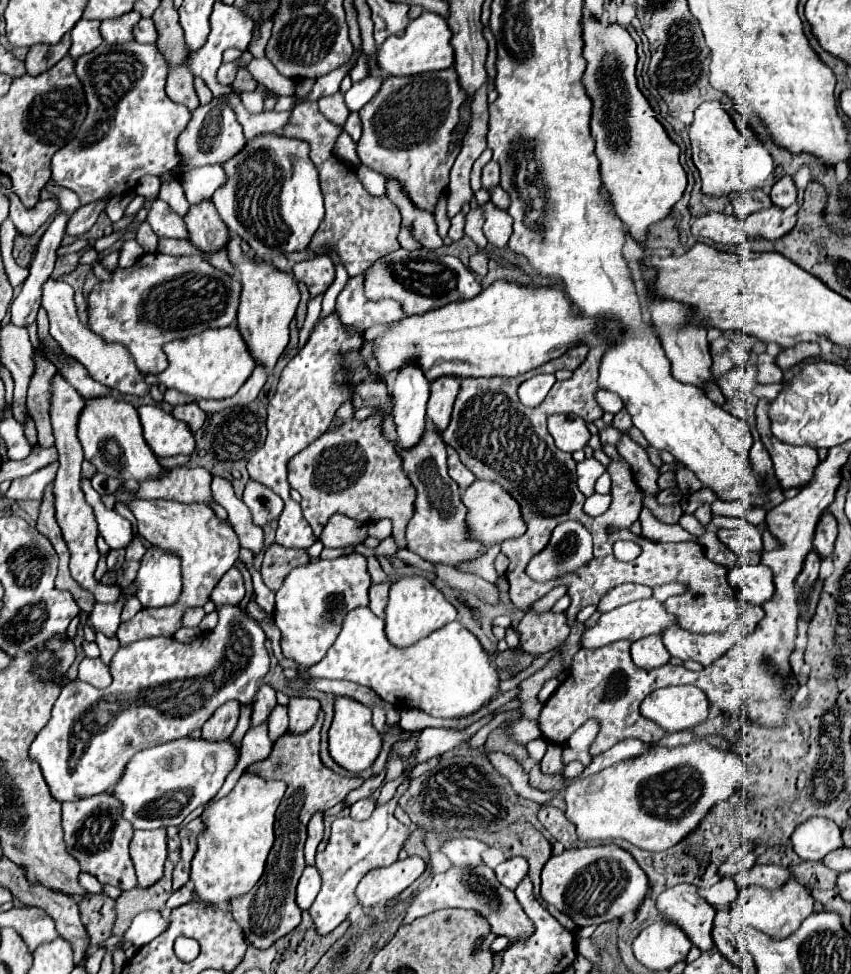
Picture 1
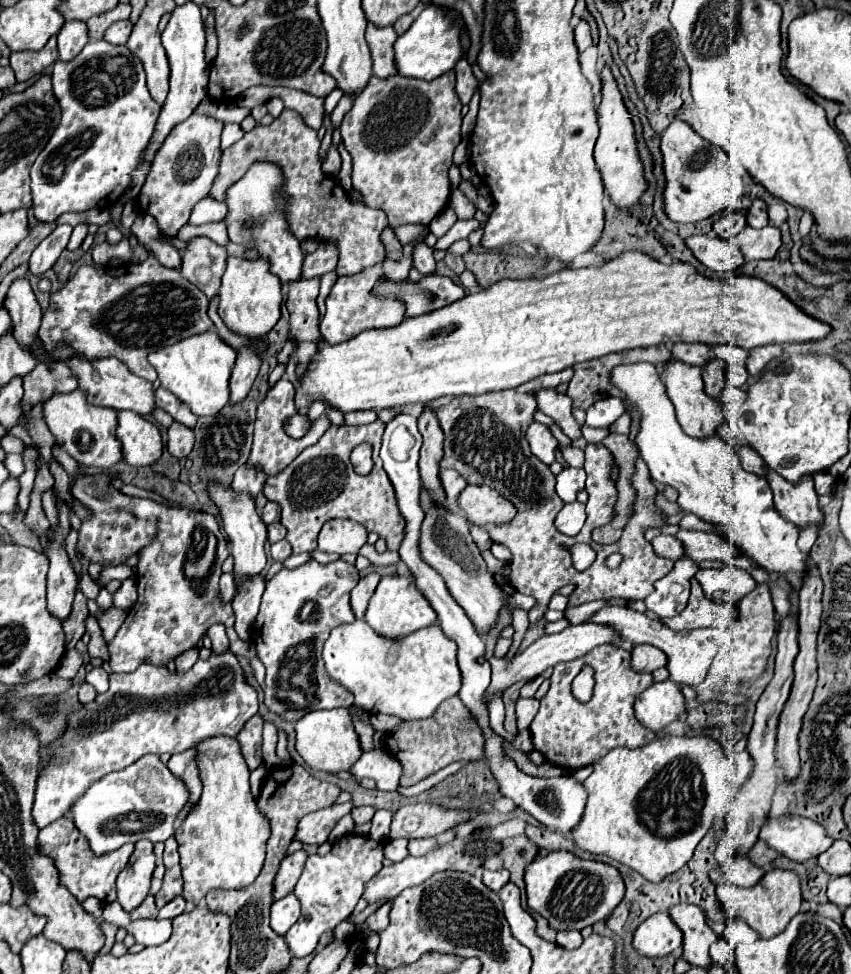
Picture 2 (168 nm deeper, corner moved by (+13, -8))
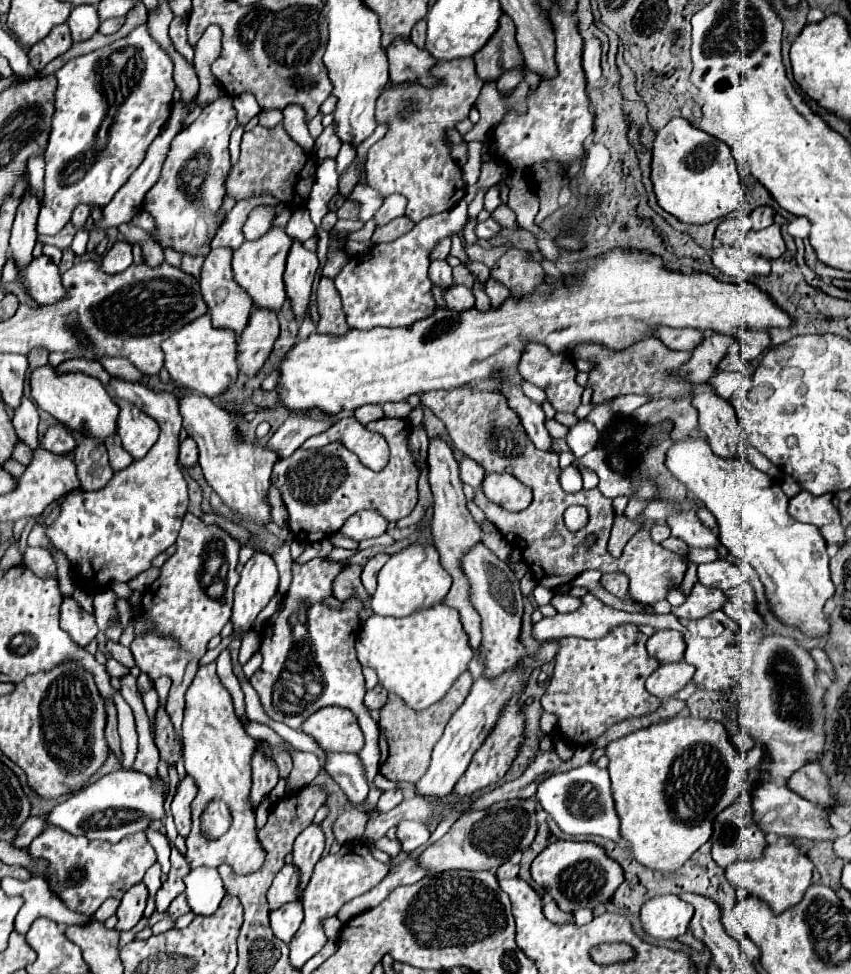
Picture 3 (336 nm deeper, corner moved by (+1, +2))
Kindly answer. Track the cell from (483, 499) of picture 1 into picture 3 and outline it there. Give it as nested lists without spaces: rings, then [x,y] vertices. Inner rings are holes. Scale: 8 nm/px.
[[[508,473],[486,475],[482,489],[484,489],[484,495],[492,503],[496,503],[508,511],[522,511],[532,501],[532,491]]]

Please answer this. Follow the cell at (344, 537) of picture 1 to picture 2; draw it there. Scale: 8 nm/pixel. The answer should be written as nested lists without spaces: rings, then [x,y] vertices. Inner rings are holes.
[[[332,519],[322,527],[318,535],[318,549],[336,555],[358,553],[366,543],[366,537],[368,531],[360,527],[360,523],[348,519]]]

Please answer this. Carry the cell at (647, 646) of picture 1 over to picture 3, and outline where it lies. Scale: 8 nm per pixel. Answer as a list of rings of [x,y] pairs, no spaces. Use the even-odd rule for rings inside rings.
[[[656,631],[648,643],[648,653],[652,657],[656,657],[658,661],[660,659],[676,659],[676,661],[682,661],[682,655],[684,655],[684,639],[680,633],[676,631]]]

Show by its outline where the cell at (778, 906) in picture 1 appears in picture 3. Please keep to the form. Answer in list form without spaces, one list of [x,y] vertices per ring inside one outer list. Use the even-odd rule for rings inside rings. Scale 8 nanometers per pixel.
[[[780,837],[776,845],[768,845],[768,849],[764,851],[762,859],[758,859],[758,861],[742,859],[742,861],[732,863],[726,869],[726,879],[734,887],[744,889],[748,895],[762,899],[764,903],[770,905],[770,909],[776,915],[780,915],[786,909],[790,909],[790,907],[800,903],[804,893],[812,885],[812,873],[814,873],[812,861],[798,851],[798,847],[792,843],[792,839]]]

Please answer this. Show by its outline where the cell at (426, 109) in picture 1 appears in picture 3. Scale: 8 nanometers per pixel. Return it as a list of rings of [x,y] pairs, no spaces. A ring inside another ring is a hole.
[[[472,57],[442,61],[434,65],[430,73],[438,81],[434,87],[406,81],[382,91],[376,101],[376,123],[386,125],[388,131],[370,147],[366,161],[368,185],[382,197],[392,193],[404,195],[408,199],[406,217],[414,223],[456,207],[464,197],[466,183],[462,181],[462,169],[452,159],[446,137],[450,129],[456,129],[456,125],[468,117],[482,87]]]

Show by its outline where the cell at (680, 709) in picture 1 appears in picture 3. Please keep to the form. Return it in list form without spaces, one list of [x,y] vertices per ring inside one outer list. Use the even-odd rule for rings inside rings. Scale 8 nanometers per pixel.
[[[680,661],[680,663],[666,663],[660,669],[656,669],[648,679],[646,679],[646,689],[648,693],[656,695],[658,699],[666,701],[674,697],[688,681],[692,681],[692,665]]]

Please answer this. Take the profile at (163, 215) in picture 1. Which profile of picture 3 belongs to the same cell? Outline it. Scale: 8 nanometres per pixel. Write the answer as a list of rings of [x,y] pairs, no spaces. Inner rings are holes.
[[[182,255],[182,265],[180,265],[180,269],[184,269],[186,273],[190,273],[190,275],[194,275],[194,277],[198,277],[200,275],[200,267],[202,267],[202,261],[204,261],[204,257],[192,257],[192,255]]]

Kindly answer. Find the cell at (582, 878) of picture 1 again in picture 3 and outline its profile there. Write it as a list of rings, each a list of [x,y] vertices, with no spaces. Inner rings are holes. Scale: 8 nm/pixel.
[[[554,841],[534,859],[532,879],[552,895],[562,911],[574,913],[582,907],[596,909],[600,903],[608,903],[624,881],[624,869],[594,843]]]

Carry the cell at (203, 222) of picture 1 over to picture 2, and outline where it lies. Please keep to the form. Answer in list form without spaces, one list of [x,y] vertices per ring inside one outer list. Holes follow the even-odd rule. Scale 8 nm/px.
[[[206,237],[192,239],[188,249],[182,253],[182,275],[192,285],[196,285],[208,297],[208,301],[216,297],[224,269],[226,269],[226,247]]]

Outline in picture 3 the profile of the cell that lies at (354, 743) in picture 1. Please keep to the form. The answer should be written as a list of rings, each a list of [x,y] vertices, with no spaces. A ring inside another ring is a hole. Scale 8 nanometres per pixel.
[[[324,707],[302,723],[302,731],[330,753],[360,753],[364,735],[350,709]]]

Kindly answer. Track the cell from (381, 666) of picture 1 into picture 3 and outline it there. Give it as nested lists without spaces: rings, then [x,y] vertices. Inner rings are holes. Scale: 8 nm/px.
[[[440,603],[430,609],[416,611],[408,617],[382,617],[382,615],[370,615],[360,631],[360,637],[356,639],[356,657],[362,667],[370,667],[376,671],[380,685],[398,697],[406,701],[416,711],[428,709],[436,701],[440,701],[452,683],[468,669],[468,661],[474,657],[474,651],[468,643],[468,635],[462,627],[460,615],[456,609]]]

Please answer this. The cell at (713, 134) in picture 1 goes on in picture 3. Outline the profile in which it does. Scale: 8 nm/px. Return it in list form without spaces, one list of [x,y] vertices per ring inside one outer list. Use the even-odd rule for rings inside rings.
[[[682,117],[672,119],[656,133],[652,183],[660,207],[684,223],[710,223],[732,213],[744,201],[738,167],[728,145]]]

